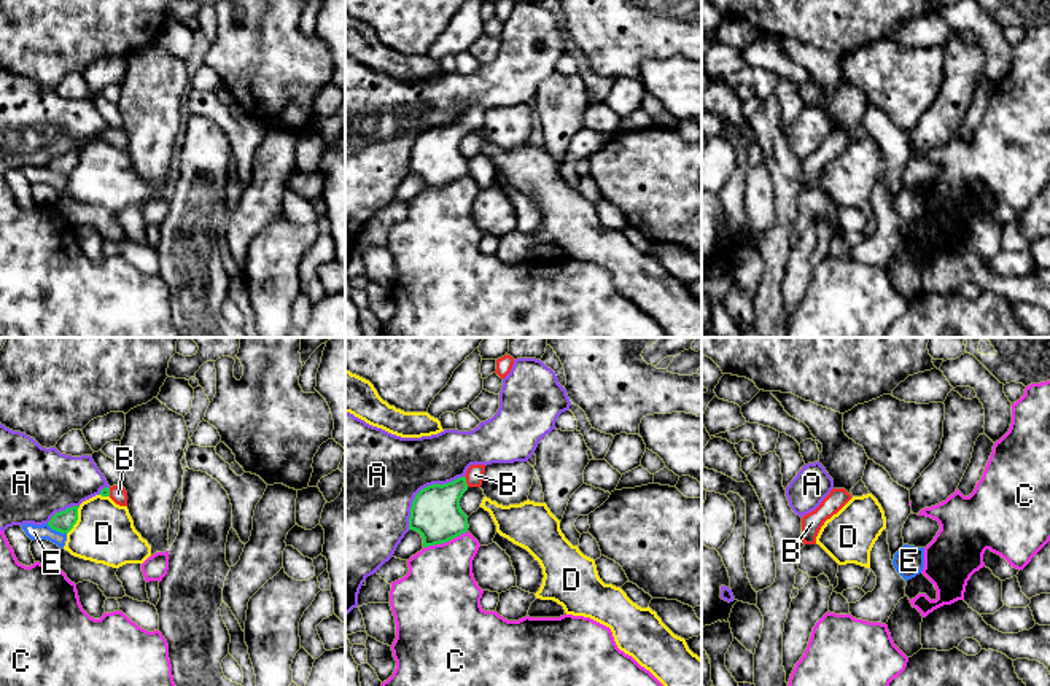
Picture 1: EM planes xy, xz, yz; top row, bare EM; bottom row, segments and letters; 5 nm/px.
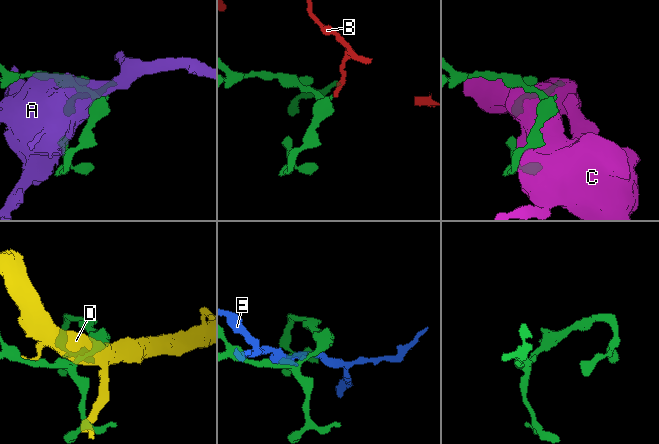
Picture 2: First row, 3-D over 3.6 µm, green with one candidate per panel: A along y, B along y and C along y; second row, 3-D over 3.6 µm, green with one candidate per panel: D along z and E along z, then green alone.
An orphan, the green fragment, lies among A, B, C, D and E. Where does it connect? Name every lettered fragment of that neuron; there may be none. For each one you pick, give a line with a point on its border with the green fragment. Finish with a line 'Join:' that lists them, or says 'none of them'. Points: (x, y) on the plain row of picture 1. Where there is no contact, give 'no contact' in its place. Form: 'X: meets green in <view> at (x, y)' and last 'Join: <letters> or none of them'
B: meets green in xz at (465, 124)
Join: B

